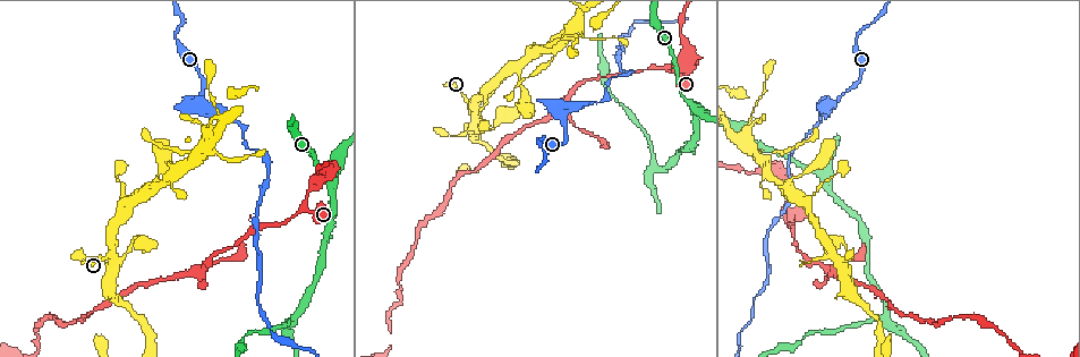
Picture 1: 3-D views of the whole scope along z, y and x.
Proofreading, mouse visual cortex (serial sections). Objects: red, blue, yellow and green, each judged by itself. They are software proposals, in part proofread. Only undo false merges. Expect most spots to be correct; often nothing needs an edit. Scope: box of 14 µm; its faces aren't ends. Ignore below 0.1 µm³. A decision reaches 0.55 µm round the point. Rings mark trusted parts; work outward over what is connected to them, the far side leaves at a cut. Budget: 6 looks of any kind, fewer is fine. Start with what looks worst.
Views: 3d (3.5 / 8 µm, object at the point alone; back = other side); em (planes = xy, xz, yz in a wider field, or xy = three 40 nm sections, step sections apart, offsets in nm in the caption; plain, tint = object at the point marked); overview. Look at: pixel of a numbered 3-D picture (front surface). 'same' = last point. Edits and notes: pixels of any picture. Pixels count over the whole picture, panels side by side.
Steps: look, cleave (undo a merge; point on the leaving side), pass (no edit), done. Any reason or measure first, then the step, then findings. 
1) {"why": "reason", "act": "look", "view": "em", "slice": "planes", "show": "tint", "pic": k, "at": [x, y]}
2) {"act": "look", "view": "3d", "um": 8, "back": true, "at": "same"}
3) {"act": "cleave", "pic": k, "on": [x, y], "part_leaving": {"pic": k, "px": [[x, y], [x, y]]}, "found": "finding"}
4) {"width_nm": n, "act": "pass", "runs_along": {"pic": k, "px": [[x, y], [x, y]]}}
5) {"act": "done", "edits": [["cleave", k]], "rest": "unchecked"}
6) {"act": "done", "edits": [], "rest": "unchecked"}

{"why": "arms part here", "act": "look", "view": "3d", "um": 3.5, "pic": 1, "at": [884, 319]}

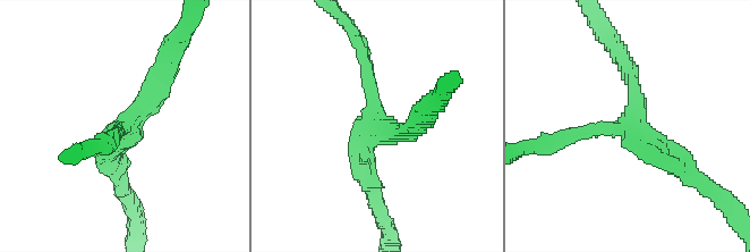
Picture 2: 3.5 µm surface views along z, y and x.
{"act": "look", "view": "em", "slice": "xy", "step": 5, "show": "tint", "pic": 2, "at": [122, 127]}

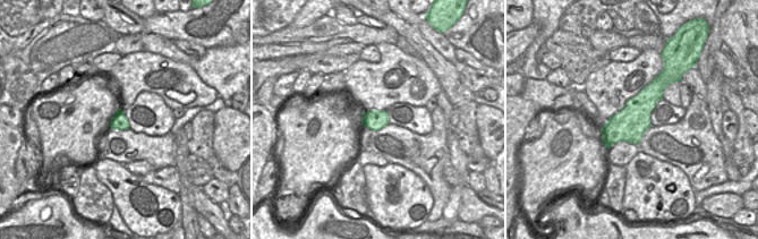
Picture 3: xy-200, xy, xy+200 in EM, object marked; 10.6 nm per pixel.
{"arm_widths_nm": [200, 250, 250], "act": "pass", "runs_along": {"pic": 2, "px": [[628, 66], [625, 128], [559, 140]]}, "found": "continuous, no second cell"}

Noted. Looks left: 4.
{"why": "branch point", "act": "look", "view": "3d", "um": 3.5, "pic": 1, "at": [203, 270]}

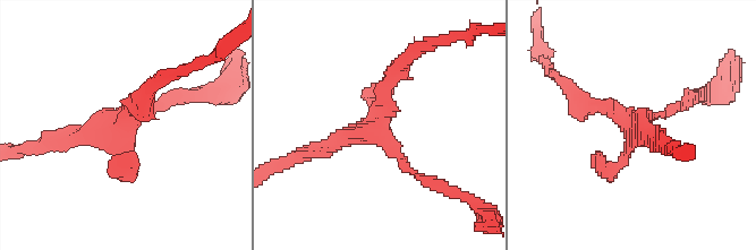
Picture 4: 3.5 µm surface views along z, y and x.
{"why": "shape alone is not enough", "act": "look", "view": "em", "slice": "planes", "show": "tint", "pic": 4, "at": [374, 124]}

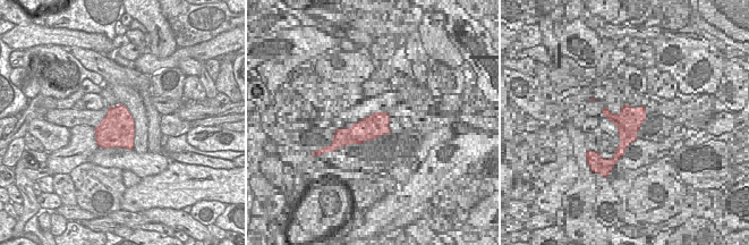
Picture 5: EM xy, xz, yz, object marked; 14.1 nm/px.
{"act": "pass", "runs_along": {"pic": 4, "px": [[398, 67], [374, 126], [308, 152]]}, "found": "continuous, no second cell"}

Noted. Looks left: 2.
{"act": "done", "edits": [], "rest": "unchecked"}

